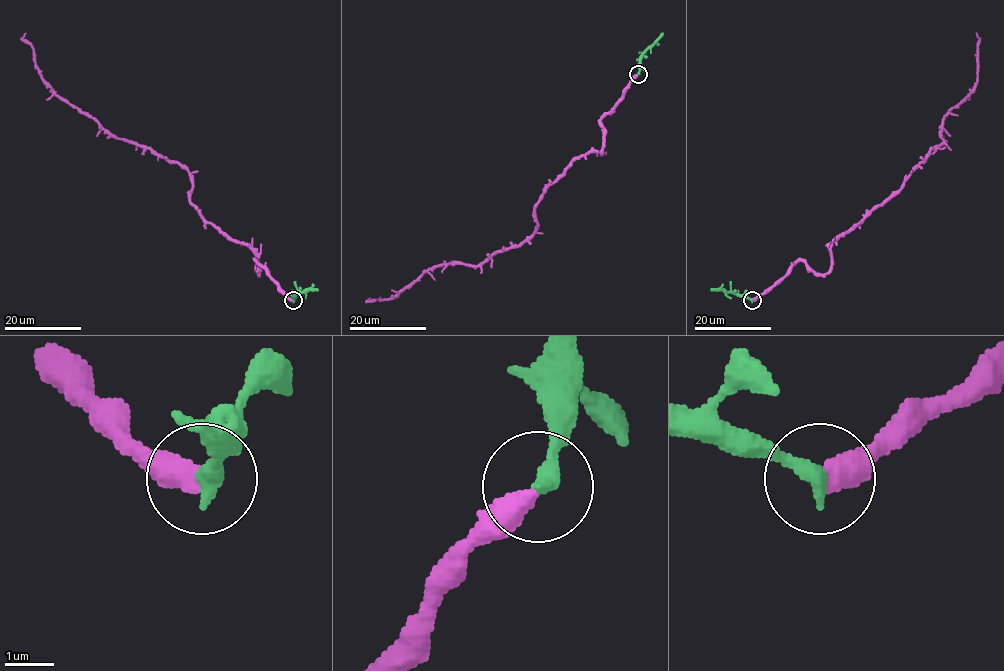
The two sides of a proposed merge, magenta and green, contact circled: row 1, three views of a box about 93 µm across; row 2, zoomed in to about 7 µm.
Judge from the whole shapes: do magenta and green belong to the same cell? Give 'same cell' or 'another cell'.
another cell

